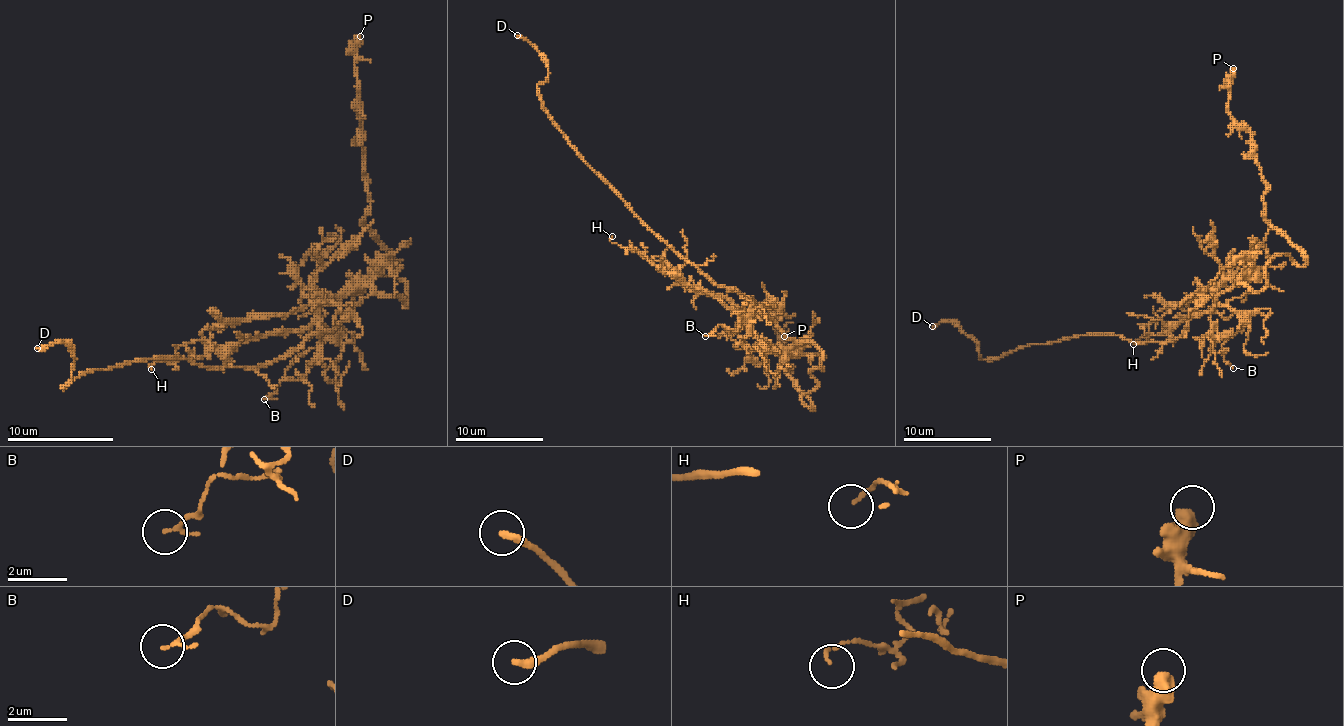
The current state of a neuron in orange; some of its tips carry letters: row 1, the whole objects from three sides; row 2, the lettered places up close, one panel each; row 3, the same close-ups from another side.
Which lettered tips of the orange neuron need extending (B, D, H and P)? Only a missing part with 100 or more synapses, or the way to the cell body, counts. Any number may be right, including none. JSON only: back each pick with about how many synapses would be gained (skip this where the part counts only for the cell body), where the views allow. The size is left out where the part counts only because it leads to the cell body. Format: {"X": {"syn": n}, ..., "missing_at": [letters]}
{"missing_at": ["D"]}

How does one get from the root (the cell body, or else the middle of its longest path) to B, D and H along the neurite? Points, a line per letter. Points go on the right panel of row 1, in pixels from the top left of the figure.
B: (1208, 311), (1241, 275), (1239, 282), (1222, 284), (1211, 315), (1213, 351), (1224, 351), (1233, 368)
D: (1208, 311), (1166, 342), (1074, 335), (992, 359), (983, 359), (950, 322), (932, 326)
H: (1208, 311), (1241, 275), (1239, 282), (1219, 280), (1188, 302), (1171, 302), (1144, 328), (1149, 335), (1133, 344)

